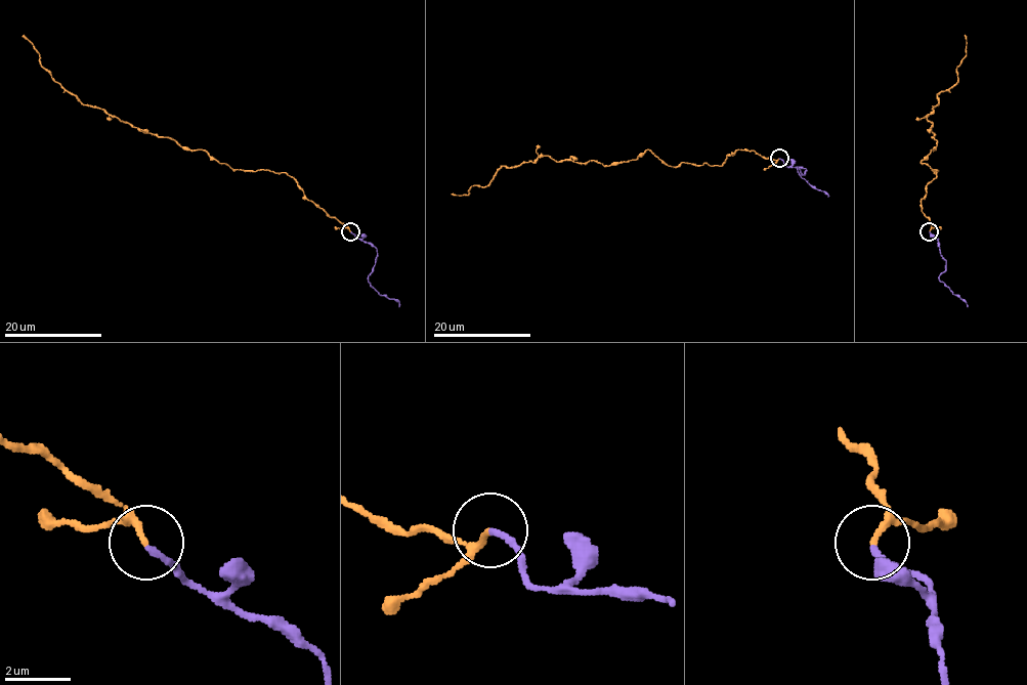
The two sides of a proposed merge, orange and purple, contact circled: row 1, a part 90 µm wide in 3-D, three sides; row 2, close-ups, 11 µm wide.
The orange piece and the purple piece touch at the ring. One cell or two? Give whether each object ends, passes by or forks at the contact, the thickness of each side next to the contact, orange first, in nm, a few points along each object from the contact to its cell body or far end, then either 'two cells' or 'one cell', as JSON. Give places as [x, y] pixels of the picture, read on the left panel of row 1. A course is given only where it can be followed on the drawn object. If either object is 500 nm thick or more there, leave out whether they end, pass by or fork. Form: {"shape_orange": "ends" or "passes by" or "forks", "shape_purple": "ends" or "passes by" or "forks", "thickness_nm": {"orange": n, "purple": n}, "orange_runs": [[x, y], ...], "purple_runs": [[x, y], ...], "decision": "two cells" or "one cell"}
{"shape_orange": "passes by", "shape_purple": "ends", "thickness_nm": {"orange": 140, "purple": 190}, "orange_runs": [[349, 230], [284, 172], [239, 170], [201, 150], [184, 150], [83, 104], [55, 81], [23, 35]], "purple_runs": [[349, 232], [377, 249], [375, 265], [368, 281], [381, 295], [394, 299], [399, 306]], "decision": "one cell"}

